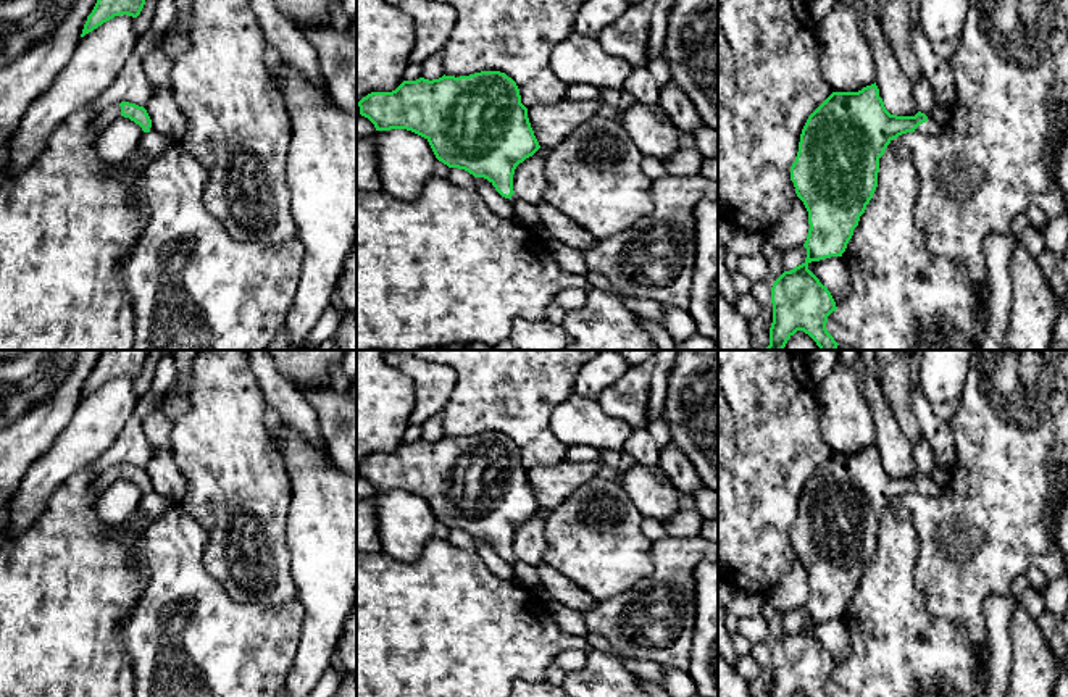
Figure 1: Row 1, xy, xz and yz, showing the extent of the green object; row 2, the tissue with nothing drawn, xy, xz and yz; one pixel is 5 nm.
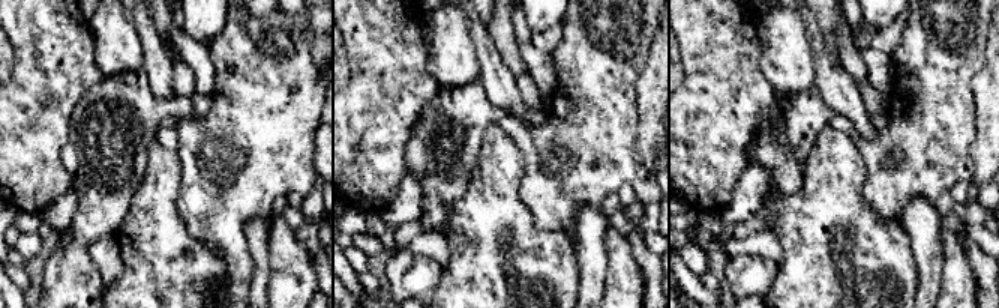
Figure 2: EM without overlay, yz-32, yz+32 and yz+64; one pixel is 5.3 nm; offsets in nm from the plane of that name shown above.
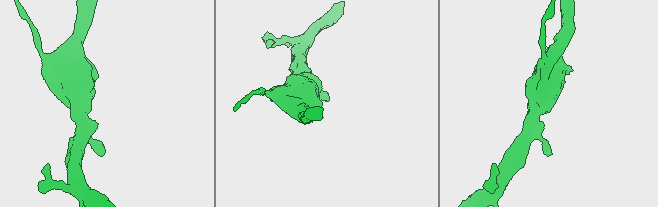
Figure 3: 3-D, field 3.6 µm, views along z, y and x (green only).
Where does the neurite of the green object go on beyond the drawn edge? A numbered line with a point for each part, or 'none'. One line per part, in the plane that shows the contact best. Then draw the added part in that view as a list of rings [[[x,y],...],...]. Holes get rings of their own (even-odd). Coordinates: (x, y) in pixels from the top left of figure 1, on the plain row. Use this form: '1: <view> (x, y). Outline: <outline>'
1: yz (930, 489). Outline: [[[928,478],[928,482],[920,486],[915,494],[920,494],[923,497],[939,497],[942,495],[944,492],[944,487],[939,487],[936,482],[932,482],[929,478]]]

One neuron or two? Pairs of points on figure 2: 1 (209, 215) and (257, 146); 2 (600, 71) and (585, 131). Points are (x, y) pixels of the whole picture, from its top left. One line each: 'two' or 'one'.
1: one
2: one

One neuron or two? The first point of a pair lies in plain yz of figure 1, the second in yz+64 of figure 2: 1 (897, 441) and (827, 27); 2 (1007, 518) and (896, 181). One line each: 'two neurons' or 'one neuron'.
1: two neurons
2: one neuron

